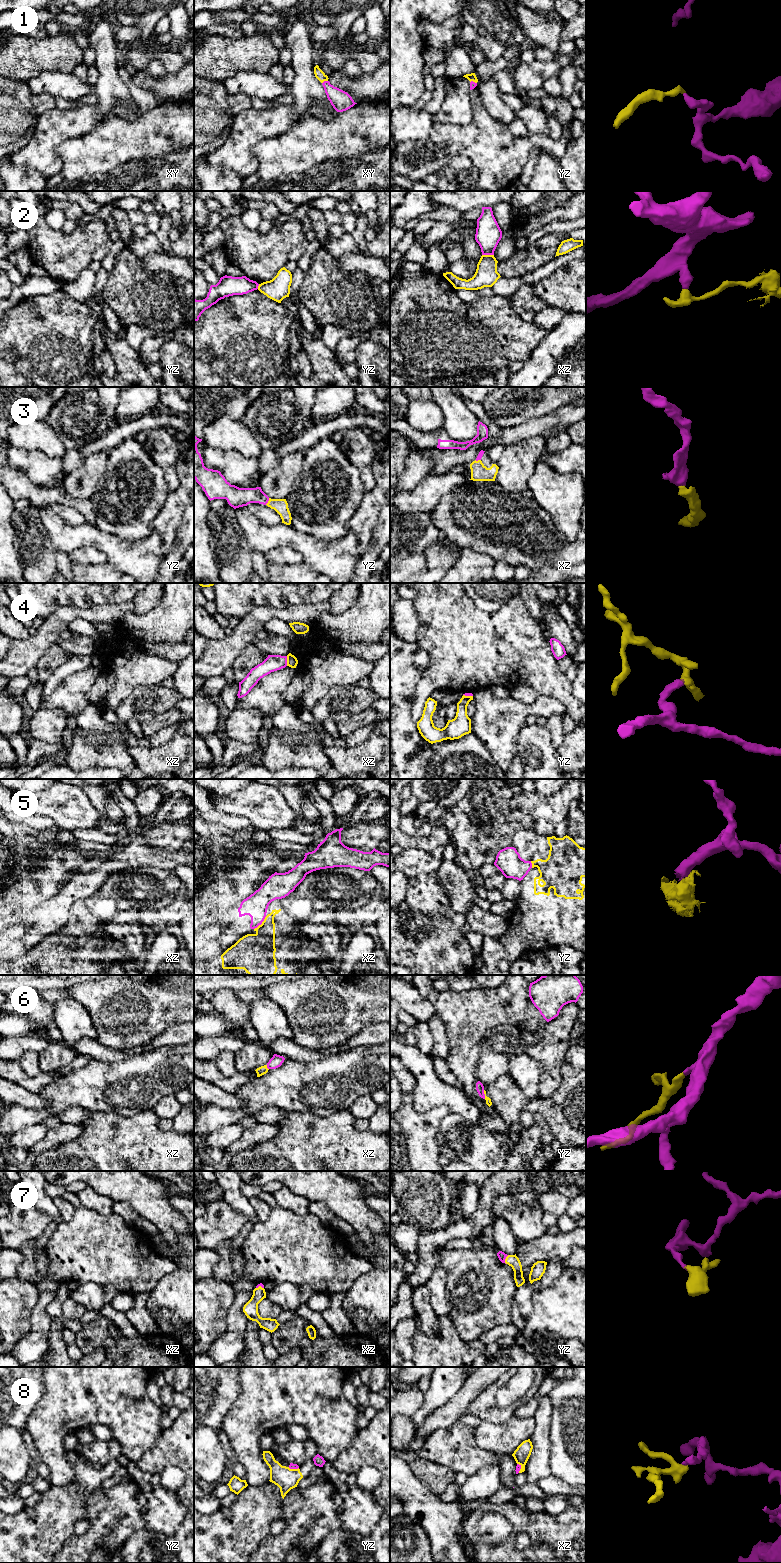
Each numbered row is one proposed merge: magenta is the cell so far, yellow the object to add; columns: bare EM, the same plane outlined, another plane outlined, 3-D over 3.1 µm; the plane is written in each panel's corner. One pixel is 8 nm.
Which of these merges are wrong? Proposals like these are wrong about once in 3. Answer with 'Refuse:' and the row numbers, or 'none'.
Refuse: 2, 4, 5, 8

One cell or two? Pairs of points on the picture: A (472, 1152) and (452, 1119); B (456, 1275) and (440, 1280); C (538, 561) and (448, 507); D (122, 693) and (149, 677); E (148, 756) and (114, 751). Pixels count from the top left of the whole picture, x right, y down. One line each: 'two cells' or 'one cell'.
A: one cell
B: two cells
C: one cell
D: one cell
E: two cells

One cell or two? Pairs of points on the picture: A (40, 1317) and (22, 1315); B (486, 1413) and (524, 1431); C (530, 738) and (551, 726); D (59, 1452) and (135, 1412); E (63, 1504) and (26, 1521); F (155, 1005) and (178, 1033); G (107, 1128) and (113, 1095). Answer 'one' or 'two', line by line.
A: two
B: two
C: two
D: one
E: one
F: two
G: two

